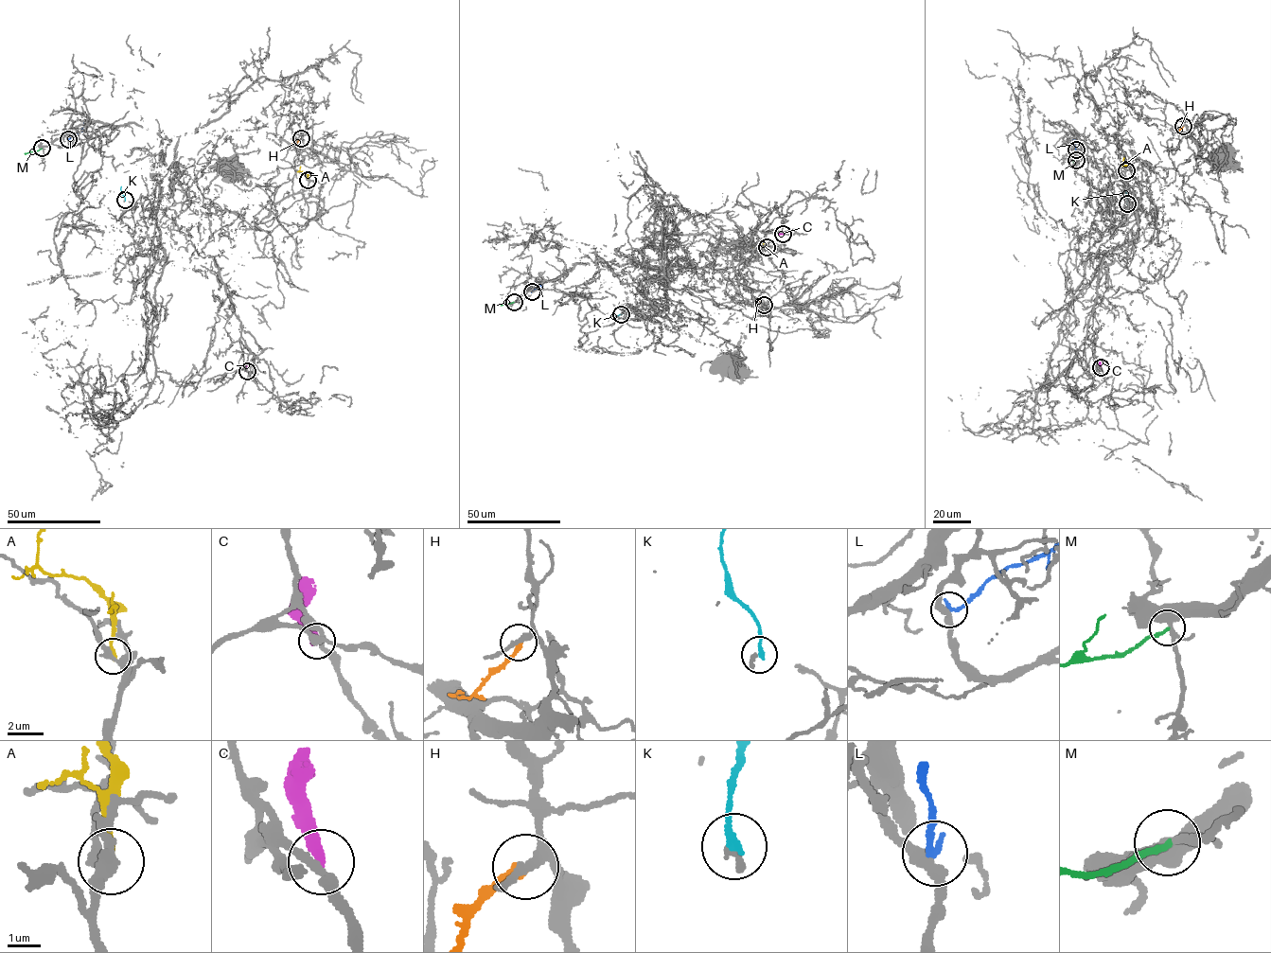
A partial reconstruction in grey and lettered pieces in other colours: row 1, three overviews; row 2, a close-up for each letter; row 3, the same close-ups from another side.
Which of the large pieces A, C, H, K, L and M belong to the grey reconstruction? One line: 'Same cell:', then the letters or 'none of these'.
Same cell: none of these

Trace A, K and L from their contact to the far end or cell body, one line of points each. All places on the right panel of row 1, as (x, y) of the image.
A: (1126, 170), (1124, 158)
K: (1127, 203), (1126, 189)
L: (1075, 150), (1074, 132)

